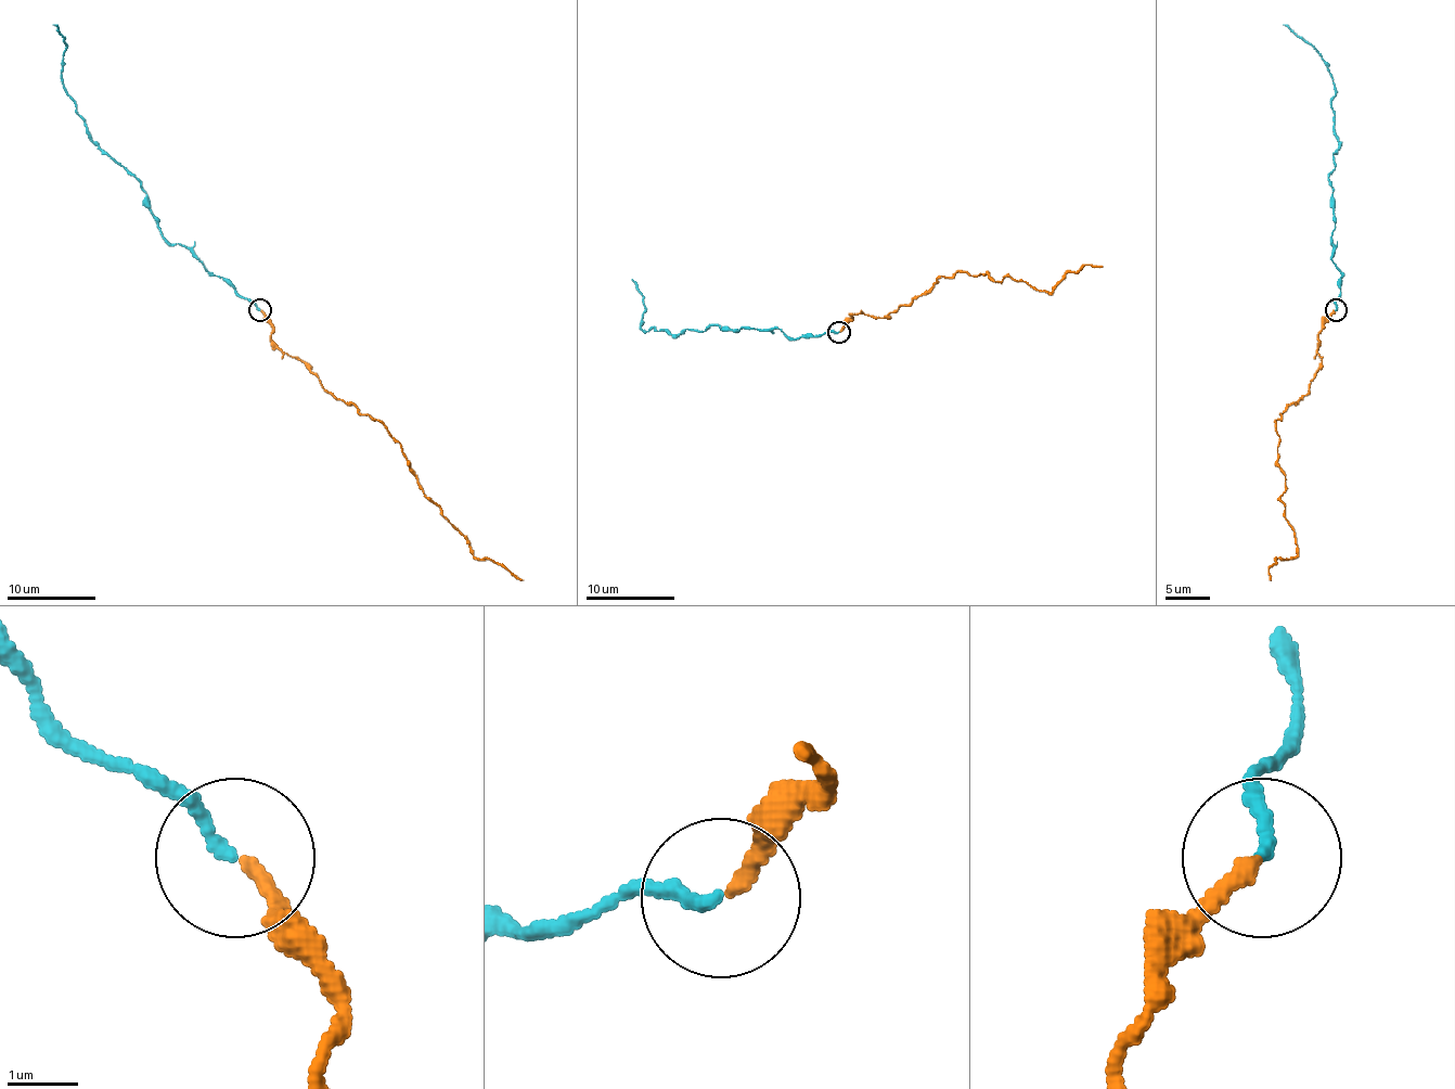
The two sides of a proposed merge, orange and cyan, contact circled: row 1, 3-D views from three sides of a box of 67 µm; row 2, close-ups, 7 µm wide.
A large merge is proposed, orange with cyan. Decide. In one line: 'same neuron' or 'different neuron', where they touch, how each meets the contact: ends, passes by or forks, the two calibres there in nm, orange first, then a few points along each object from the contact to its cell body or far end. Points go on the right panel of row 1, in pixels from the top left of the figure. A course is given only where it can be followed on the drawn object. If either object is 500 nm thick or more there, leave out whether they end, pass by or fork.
different neuron; at (1336, 310); orange ends there; cyan ends there; 220 nm thick on the orange side, 180 nm on the other; orange runs (1337, 310), (1323, 325), (1310, 391), (1276, 421), (1282, 501), (1297, 554), (1276, 559), (1270, 580); cyan runs (1337, 310), (1343, 272), (1331, 259), (1335, 200), (1327, 178), (1339, 142), (1331, 74), (1327, 63), (1284, 25)

